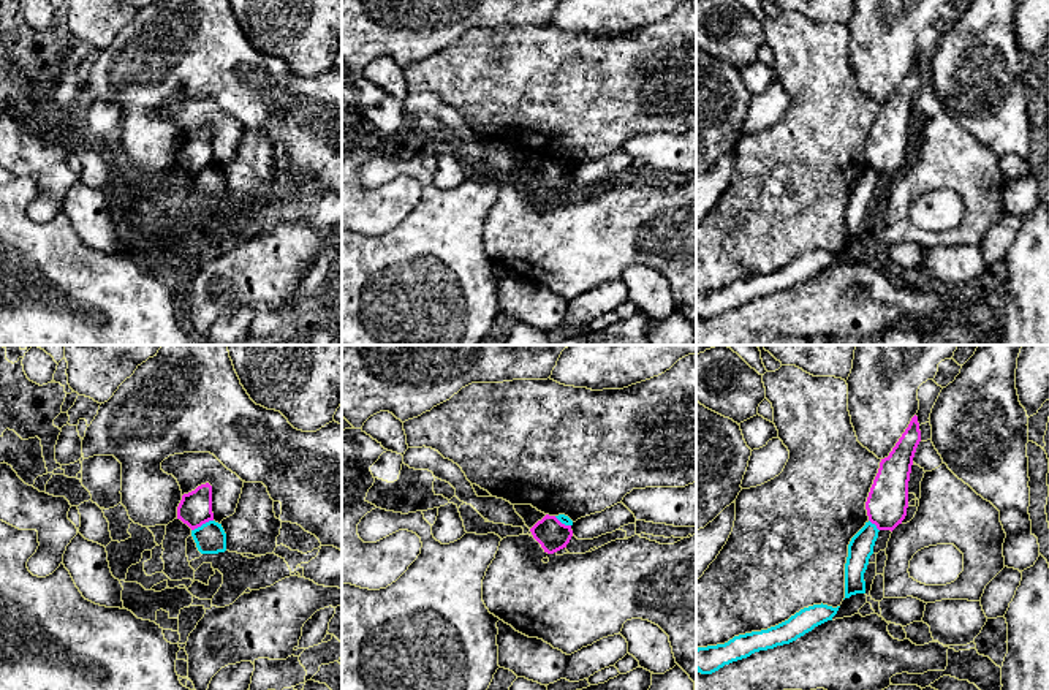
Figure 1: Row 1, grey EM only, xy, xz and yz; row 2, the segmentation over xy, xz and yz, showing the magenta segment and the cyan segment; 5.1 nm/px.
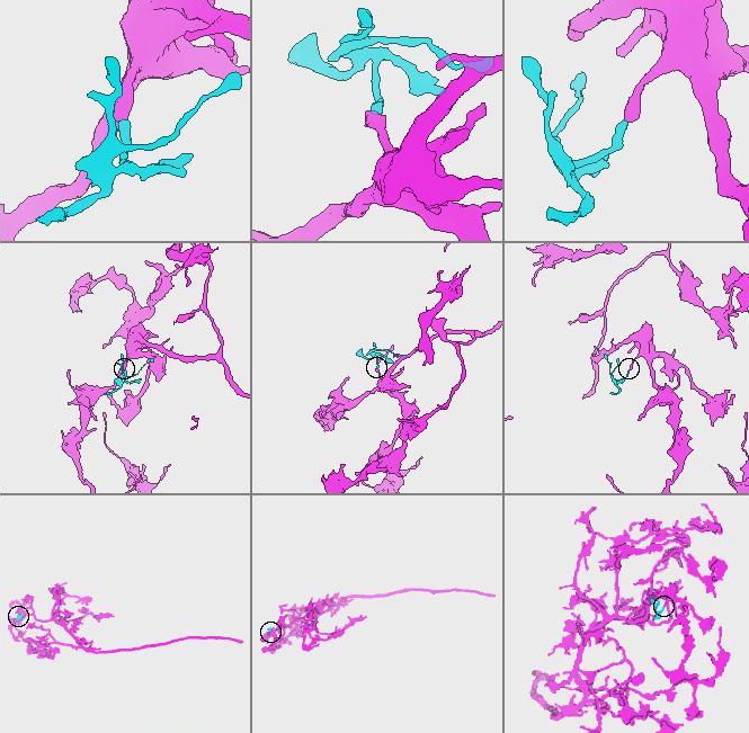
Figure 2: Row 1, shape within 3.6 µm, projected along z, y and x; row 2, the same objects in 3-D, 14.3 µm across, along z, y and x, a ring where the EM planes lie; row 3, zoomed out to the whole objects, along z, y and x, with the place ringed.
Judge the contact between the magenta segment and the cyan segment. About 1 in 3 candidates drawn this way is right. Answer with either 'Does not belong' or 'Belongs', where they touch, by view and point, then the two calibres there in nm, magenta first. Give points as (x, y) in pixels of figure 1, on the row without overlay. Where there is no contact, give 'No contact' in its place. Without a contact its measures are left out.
Does not belong. Touches magenta at xy (201, 170). Thickness 170 nm (magenta) against 160 nm

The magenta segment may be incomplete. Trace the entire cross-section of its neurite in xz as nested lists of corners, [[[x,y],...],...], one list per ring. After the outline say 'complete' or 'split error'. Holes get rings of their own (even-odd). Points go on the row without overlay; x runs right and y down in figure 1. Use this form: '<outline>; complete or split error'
[[[549,160],[538,166],[530,177],[547,199],[566,193],[573,182],[571,171],[565,171],[555,161]]]; complete

